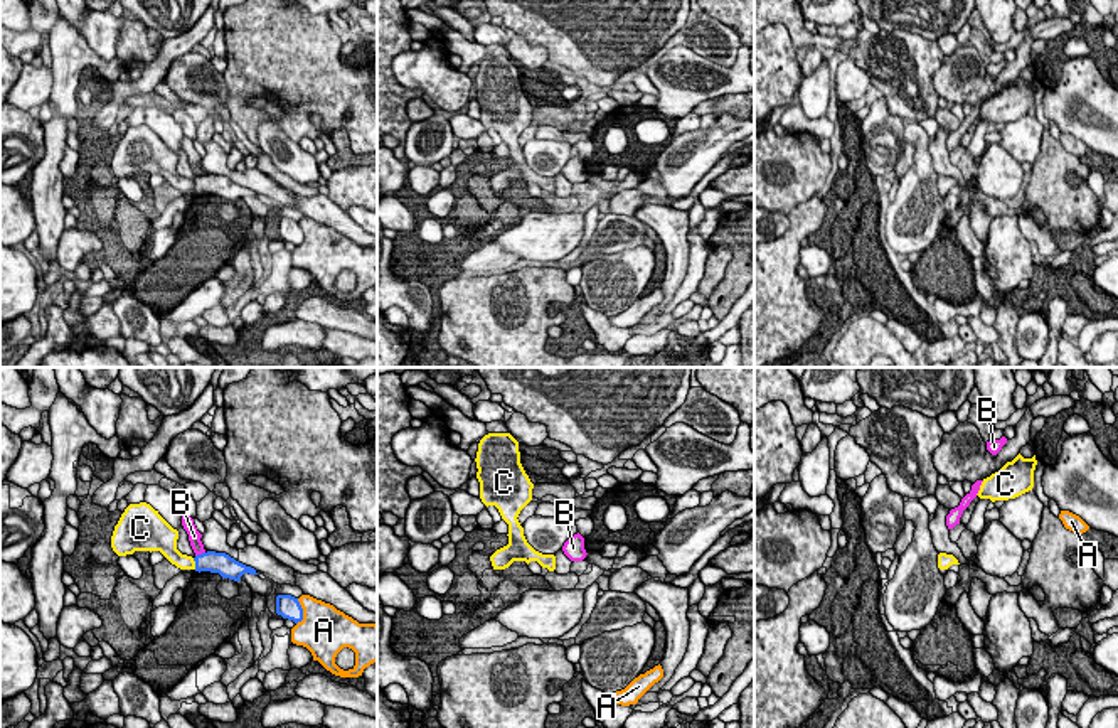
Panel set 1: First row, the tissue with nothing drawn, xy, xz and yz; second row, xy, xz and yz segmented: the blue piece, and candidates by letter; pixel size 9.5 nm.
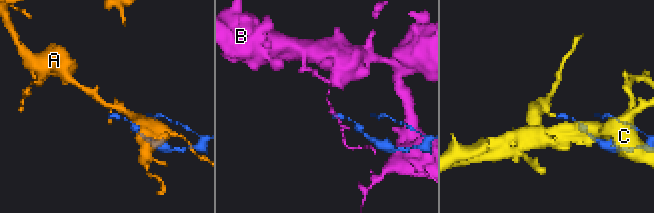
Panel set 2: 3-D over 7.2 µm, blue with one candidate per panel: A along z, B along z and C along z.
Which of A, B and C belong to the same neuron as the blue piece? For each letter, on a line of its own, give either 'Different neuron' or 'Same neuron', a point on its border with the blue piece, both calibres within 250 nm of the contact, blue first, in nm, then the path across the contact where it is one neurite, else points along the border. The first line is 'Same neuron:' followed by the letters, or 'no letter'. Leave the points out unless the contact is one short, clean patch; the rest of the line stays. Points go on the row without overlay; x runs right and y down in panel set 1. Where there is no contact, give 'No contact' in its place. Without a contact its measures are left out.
Same neuron: no letter
A: Different neuron. Touches blue at xy (302, 235). Thickness 220 nm (blue) against 420 nm
B: Different neuron. Touches blue at xy (199, 177). Thickness 200 nm (blue) against 130 nm. Boundary: xy (204, 174), (196, 179)
C: Different neuron. Touches blue at xy (196, 186). Thickness 200 nm (blue) against 140 nm. Boundary: xy (192, 181), (196, 191)

